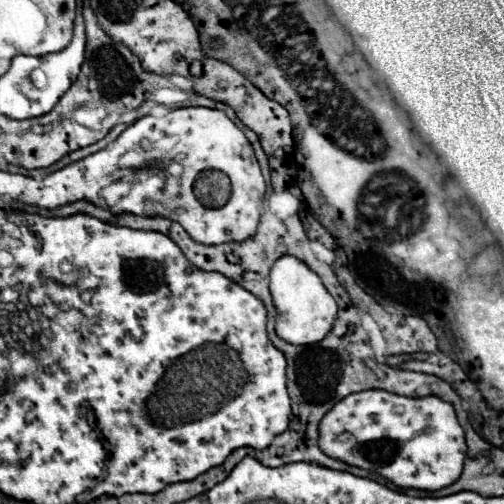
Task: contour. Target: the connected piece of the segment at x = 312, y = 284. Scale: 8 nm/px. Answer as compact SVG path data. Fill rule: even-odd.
M292 255L280 257L270 271L270 293L278 311L276 333L292 345L310 345L322 341L336 321L336 301L322 285L320 277L300 259Z

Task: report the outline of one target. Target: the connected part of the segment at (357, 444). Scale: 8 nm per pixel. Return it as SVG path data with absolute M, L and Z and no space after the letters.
M360 391L338 401L320 421L320 449L348 465L376 471L404 489L438 491L458 481L466 439L454 407L436 397L404 397L390 391Z

